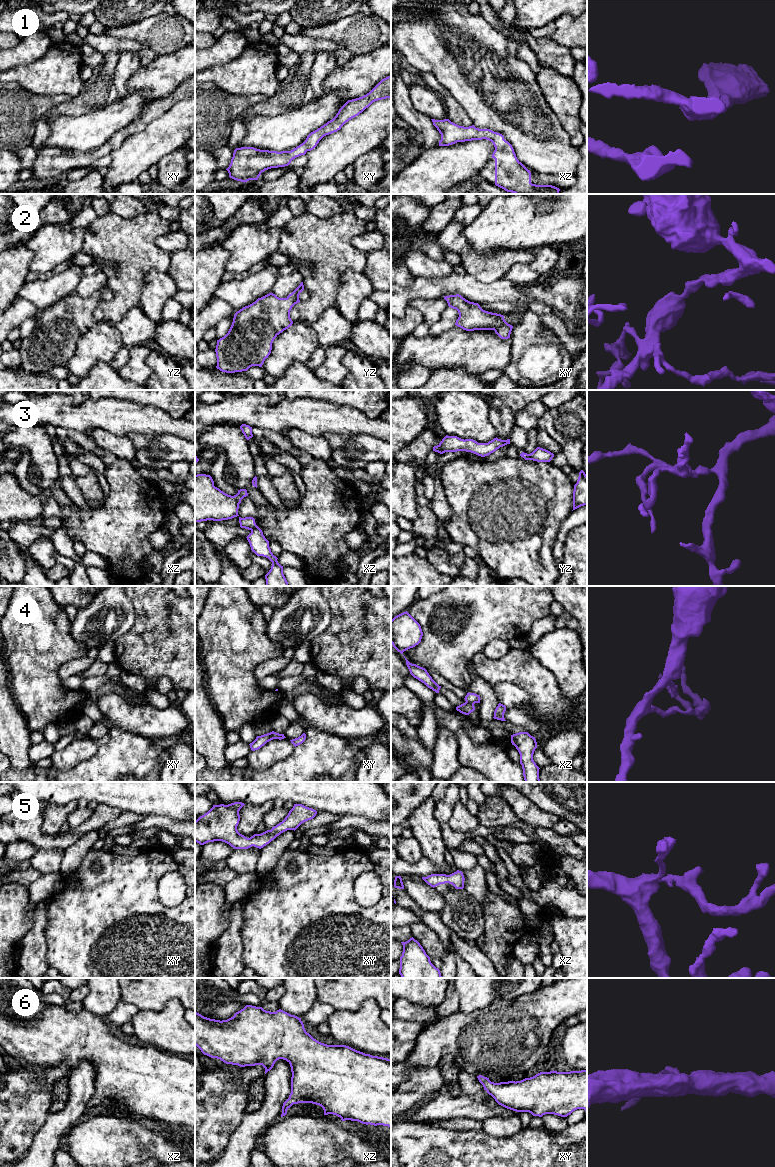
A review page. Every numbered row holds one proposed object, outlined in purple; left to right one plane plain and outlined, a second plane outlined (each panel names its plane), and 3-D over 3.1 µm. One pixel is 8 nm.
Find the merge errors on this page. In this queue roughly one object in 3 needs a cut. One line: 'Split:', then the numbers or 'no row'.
Split: 3, 4

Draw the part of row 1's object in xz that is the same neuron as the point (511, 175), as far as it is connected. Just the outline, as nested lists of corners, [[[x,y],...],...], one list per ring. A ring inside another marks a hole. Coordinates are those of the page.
[[[431,119],[441,134],[439,146],[457,142],[486,139],[493,143],[495,150],[495,185],[514,194],[559,194],[560,189],[552,185],[531,183],[531,172],[516,157],[512,145],[500,133],[490,129],[479,129],[474,125],[459,126],[449,119]]]

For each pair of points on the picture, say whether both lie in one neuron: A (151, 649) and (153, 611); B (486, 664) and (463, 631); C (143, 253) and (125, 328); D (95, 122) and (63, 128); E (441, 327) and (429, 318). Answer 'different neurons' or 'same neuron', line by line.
A: same neuron
B: different neurons
C: different neurons
D: same neuron
E: different neurons

